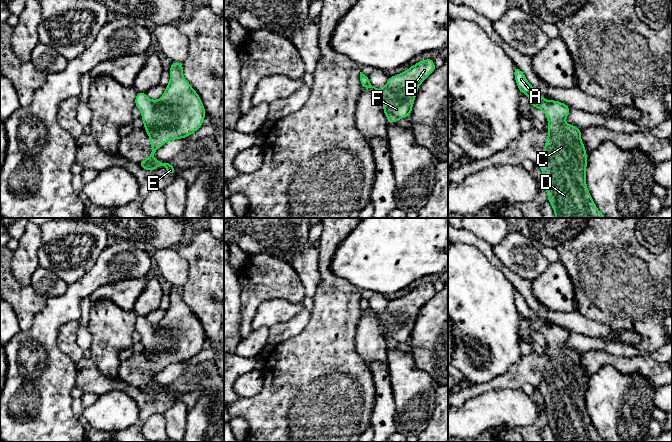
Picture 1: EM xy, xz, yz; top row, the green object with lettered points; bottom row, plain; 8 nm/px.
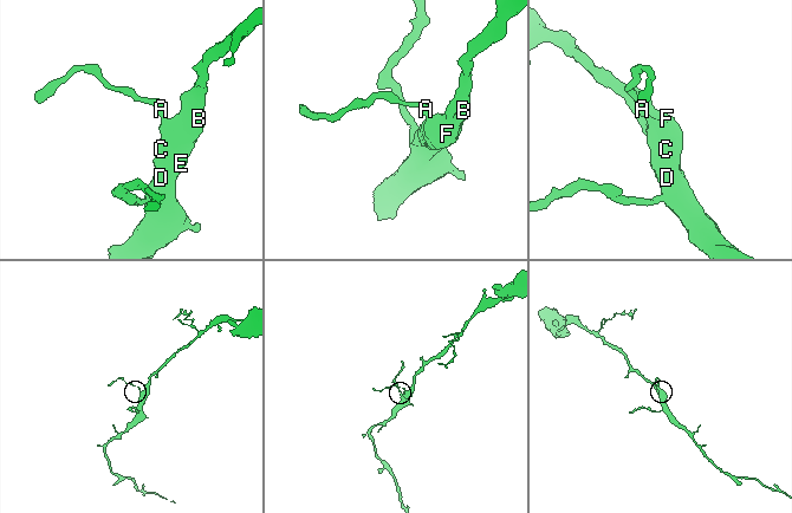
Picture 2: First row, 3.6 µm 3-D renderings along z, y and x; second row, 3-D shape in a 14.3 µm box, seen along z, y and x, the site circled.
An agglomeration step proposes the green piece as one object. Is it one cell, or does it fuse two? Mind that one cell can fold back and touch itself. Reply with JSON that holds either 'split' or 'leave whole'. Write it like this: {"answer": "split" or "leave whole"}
{"answer": "leave whole"}

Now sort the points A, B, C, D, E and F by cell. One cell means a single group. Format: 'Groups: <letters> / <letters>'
Groups: A B C D E F

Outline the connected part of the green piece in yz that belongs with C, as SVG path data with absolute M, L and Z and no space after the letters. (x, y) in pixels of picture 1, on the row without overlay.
M517 290L514 291L514 301L519 315L526 318L532 331L541 333L548 344L548 362L537 389L543 396L544 412L555 442L606 442L595 430L586 409L587 377L581 364L582 353L564 346L571 332L557 324L544 323Z

